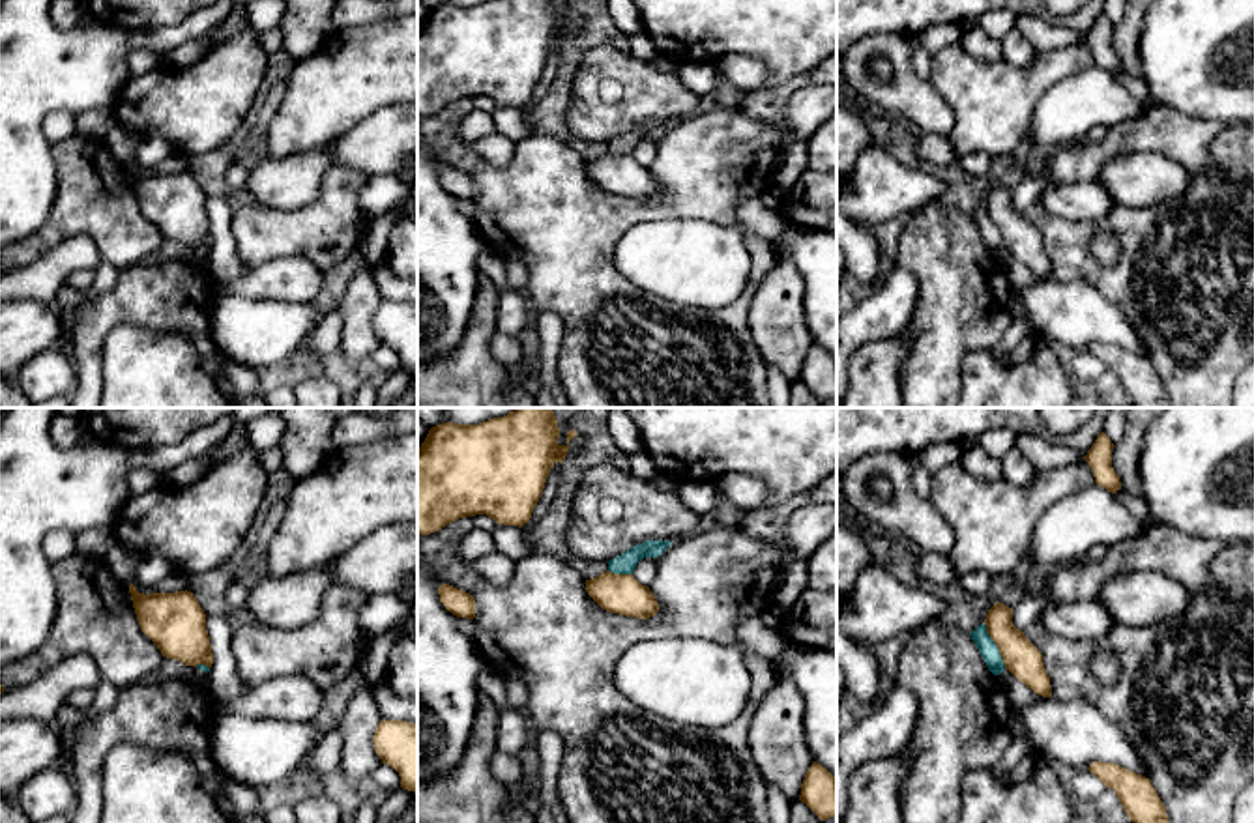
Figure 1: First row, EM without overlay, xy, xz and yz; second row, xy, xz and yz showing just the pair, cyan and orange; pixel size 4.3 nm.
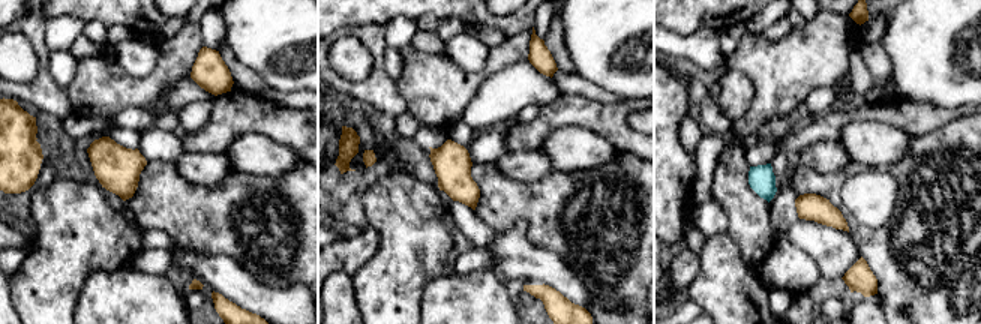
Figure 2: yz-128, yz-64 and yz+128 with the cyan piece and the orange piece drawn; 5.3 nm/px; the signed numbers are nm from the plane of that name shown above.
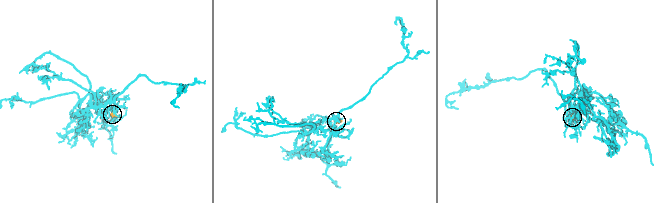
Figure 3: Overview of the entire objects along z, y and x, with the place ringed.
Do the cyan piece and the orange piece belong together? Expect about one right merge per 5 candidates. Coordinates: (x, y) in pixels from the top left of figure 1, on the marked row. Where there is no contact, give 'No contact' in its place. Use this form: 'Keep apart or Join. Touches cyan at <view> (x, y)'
Keep apart. Touches cyan at yz (996, 646)

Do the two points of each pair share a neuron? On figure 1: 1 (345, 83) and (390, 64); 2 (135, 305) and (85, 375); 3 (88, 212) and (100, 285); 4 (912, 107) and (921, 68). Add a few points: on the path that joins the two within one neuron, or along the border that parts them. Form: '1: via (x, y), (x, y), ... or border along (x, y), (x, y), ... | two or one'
1: via (356, 72), (379, 64) | one
2: via (115, 311), (87, 339), (87, 354) | one
3: border along (102, 260), (118, 272) | two
4: border along (919, 45), (912, 55), (912, 70), (929, 81) | two

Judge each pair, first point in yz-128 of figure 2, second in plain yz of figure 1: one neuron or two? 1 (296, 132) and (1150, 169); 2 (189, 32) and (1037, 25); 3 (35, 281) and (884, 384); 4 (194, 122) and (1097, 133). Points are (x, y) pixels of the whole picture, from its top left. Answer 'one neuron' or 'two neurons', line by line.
1: two neurons
2: two neurons
3: two neurons
4: one neuron

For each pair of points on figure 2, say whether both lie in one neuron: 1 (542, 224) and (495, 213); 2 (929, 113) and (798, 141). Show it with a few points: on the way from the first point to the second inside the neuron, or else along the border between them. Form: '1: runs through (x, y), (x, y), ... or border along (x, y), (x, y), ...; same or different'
1: runs through (530, 213), (507, 213); same
2: runs through (896, 113), (864, 113), (831, 123); same

